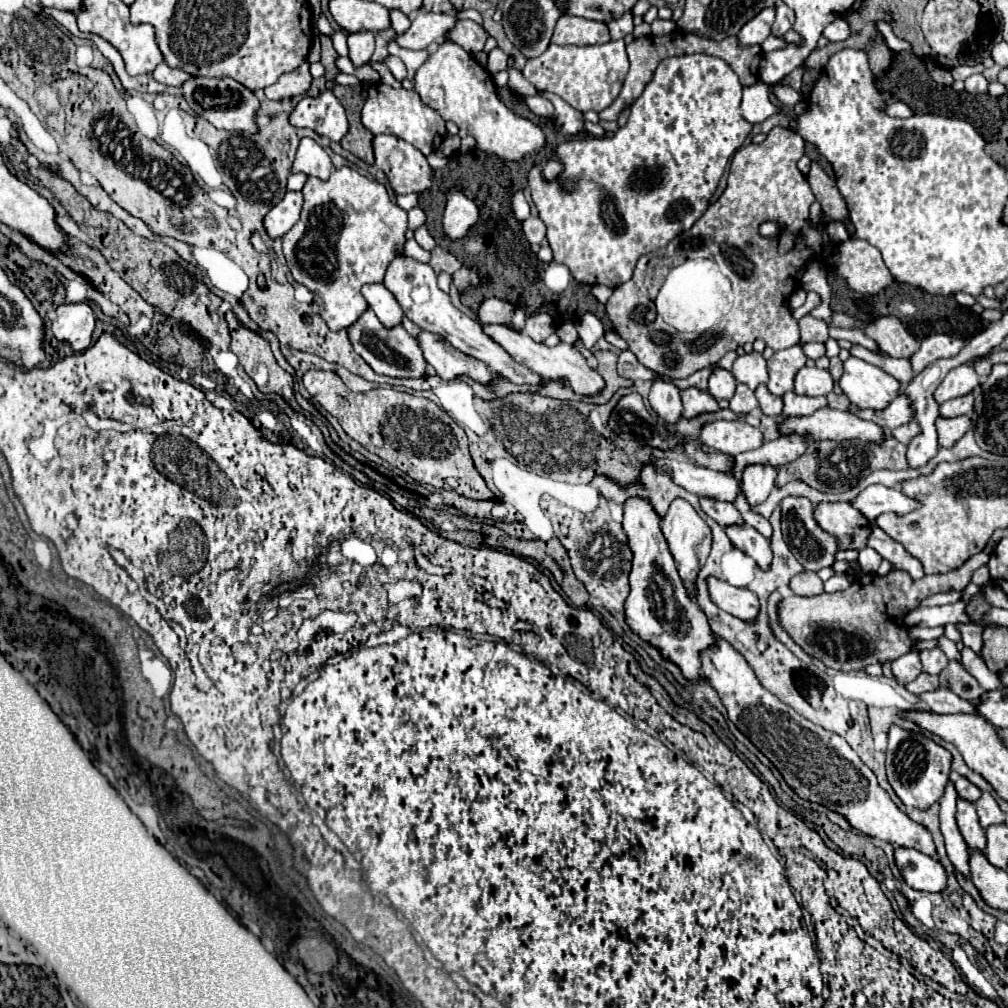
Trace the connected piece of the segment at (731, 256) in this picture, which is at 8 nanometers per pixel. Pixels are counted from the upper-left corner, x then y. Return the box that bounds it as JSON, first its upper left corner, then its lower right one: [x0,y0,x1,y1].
[606,127,832,379]

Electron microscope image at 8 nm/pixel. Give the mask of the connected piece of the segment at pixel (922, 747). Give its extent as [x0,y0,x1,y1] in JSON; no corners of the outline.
[886,725,952,809]

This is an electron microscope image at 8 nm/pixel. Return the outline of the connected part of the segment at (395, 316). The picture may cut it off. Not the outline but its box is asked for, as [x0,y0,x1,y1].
[362,283,404,327]

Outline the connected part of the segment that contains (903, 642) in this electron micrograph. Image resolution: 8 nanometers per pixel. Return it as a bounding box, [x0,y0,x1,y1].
[778,553,990,671]

